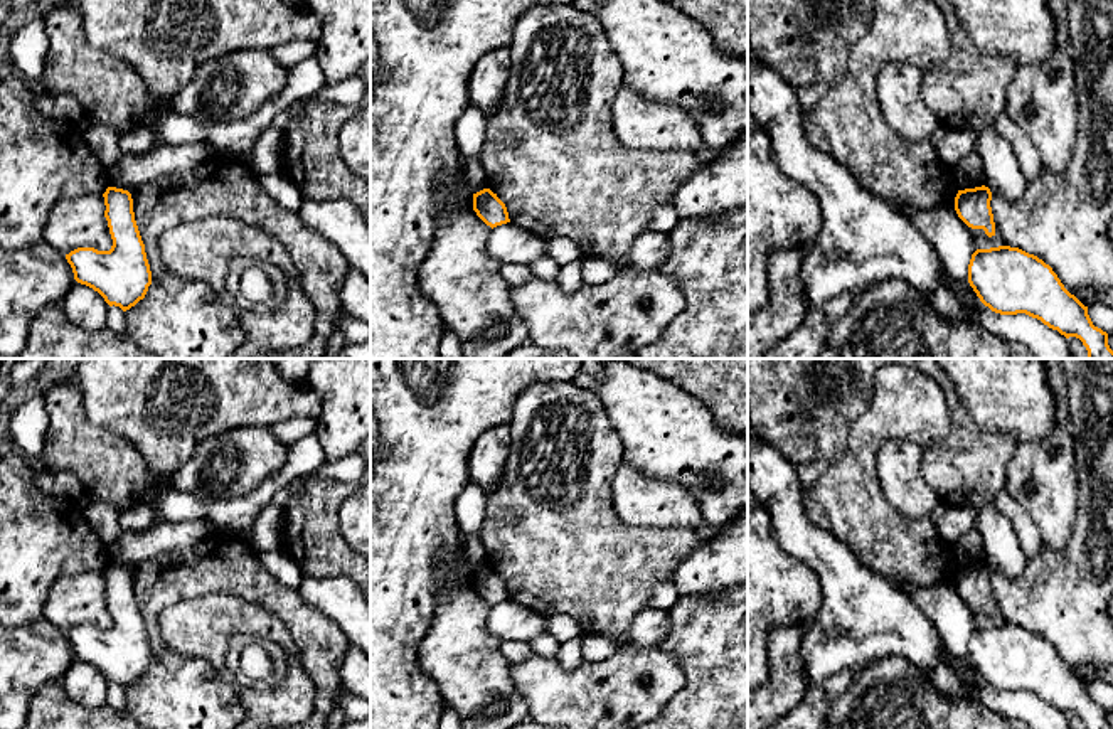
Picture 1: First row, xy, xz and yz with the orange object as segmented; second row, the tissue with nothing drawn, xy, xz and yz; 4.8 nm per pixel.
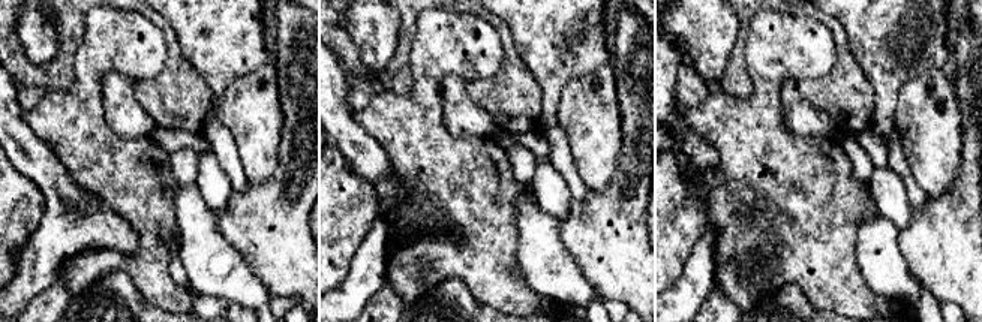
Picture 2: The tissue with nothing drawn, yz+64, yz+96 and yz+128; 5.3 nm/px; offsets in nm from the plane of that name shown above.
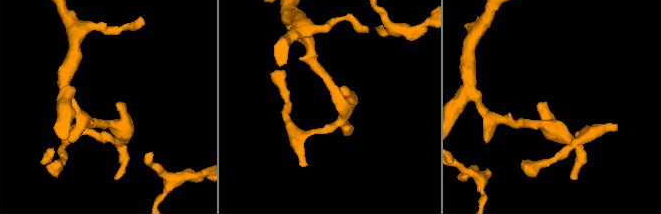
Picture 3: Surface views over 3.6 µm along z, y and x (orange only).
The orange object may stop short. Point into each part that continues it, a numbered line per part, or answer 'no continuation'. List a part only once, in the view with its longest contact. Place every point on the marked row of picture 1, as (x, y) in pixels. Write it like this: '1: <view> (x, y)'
no continuation

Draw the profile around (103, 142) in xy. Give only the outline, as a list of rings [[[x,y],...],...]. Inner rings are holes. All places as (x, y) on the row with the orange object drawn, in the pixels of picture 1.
[[[84,120],[84,138],[89,150],[101,162],[101,167],[108,173],[109,187],[123,189],[116,184],[114,173],[118,170],[120,157],[123,155],[120,148],[120,135],[103,123]]]

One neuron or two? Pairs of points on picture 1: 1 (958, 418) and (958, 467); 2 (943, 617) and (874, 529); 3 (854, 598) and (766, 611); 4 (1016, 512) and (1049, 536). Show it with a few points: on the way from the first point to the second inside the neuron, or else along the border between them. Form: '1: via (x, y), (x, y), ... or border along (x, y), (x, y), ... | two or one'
1: via (958, 430), (958, 455) | one
2: border along (953, 583), (911, 586), (906, 593) | two
3: border along (809, 566), (820, 583), (822, 605), (807, 625) | two
4: border along (1012, 495), (1039, 531), (1043, 542) | two

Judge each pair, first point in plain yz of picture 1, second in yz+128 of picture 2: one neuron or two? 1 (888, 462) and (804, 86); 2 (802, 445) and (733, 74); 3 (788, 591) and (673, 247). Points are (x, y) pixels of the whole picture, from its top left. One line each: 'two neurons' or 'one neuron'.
1: two neurons
2: one neuron
3: one neuron

